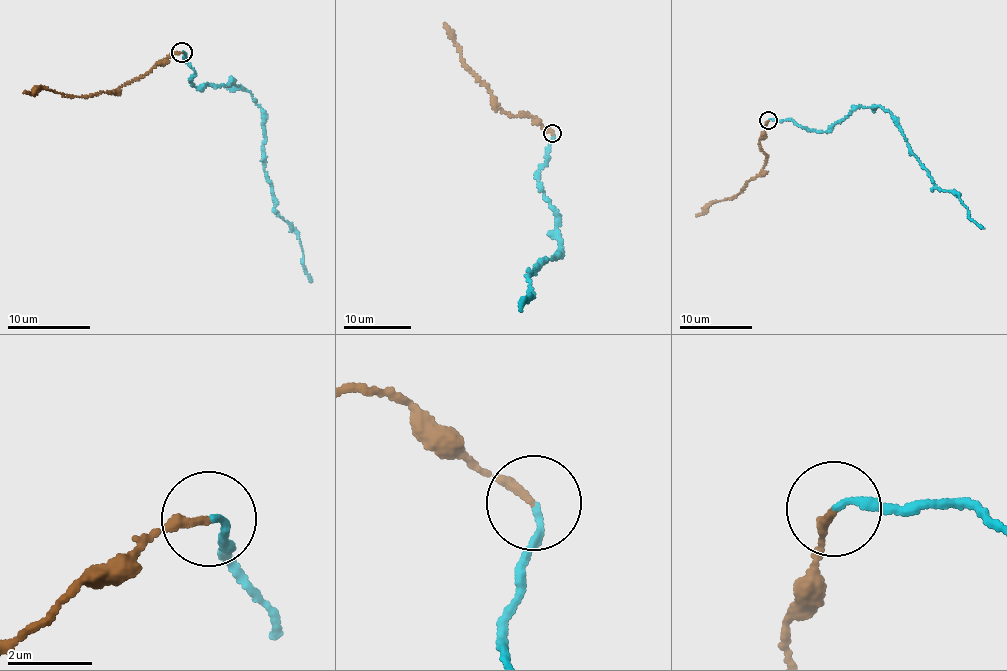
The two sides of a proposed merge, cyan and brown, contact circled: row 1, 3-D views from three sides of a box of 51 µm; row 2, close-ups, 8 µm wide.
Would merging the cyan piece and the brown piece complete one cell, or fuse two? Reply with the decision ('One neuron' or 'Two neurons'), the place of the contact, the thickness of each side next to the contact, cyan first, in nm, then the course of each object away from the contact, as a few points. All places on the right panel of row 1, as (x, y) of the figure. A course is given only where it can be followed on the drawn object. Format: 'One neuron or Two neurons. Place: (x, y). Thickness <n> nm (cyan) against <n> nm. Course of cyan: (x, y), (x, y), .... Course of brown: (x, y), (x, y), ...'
One neuron. Place: (768, 120). Thickness 140 nm (cyan) against 200 nm. Course of cyan: (767, 121), (830, 131), (852, 110), (880, 105), (934, 185), (958, 195), (967, 216), (984, 228). Course of brown: (767, 121), (760, 142), (766, 155), (759, 172), (746, 181), (739, 192), (706, 204), (696, 216)

